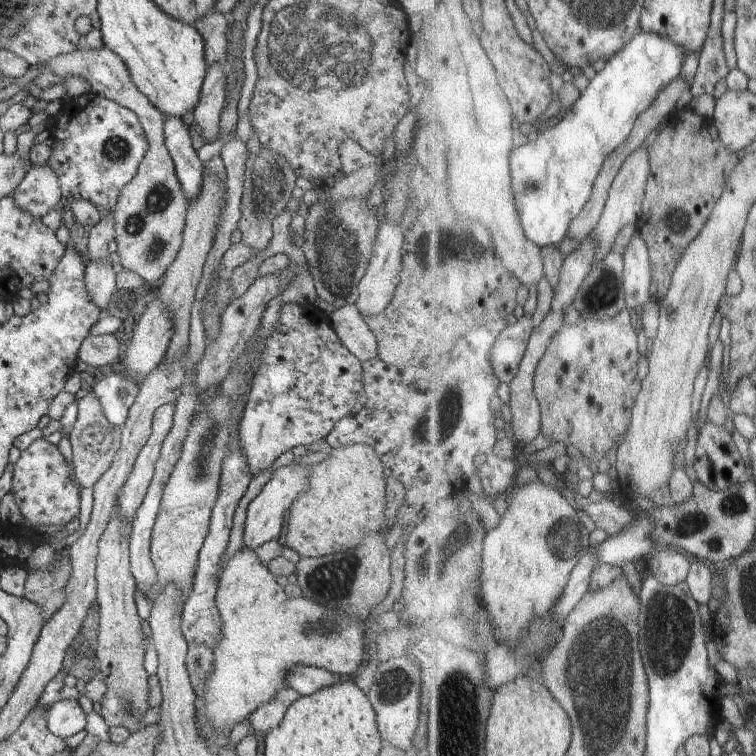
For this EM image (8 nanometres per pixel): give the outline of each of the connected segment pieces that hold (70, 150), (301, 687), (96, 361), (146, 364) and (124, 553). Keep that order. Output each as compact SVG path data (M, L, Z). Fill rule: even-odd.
M94 93L88 94L87 104L66 102L64 112L60 112L55 118L57 121L56 132L49 144L51 156L48 164L57 174L61 184L61 194L69 200L87 200L94 206L112 211L117 203L120 191L134 178L142 158L149 147L145 132L136 113L123 107L116 101L101 97Z
M298 665L289 668L285 680L287 686L299 695L309 695L320 687L334 684L338 677L329 670L314 665Z
M117 334L88 335L79 348L79 358L90 366L112 364L120 354L121 342Z
M155 299L147 304L144 313L136 321L134 335L131 344L126 350L126 358L120 363L123 370L126 371L132 380L138 385L144 382L144 378L152 371L157 370L159 362L166 358L166 352L169 349L170 341L175 333L175 324L173 323L173 314L166 303L160 299Z
M116 504L109 526L104 529L101 540L98 543L99 551L95 577L97 580L96 602L99 613L99 635L97 636L96 660L99 660L99 664L102 666L107 684L106 694L101 700L101 717L109 727L126 727L133 733L143 728L141 720L150 708L149 674L144 669L144 654L151 647L151 644L145 623L138 616L136 601L134 601L134 591L137 586L129 563L130 526L132 524L124 525L119 519Z

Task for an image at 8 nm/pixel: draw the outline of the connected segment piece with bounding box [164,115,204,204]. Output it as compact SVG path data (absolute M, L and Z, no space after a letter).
M176 115L165 116L165 145L172 157L179 183L187 196L187 202L193 199L201 189L204 165L192 147L190 127Z

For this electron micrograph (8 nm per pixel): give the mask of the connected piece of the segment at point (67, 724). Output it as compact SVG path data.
M76 699L58 701L46 714L48 728L61 739L84 730L87 712Z

